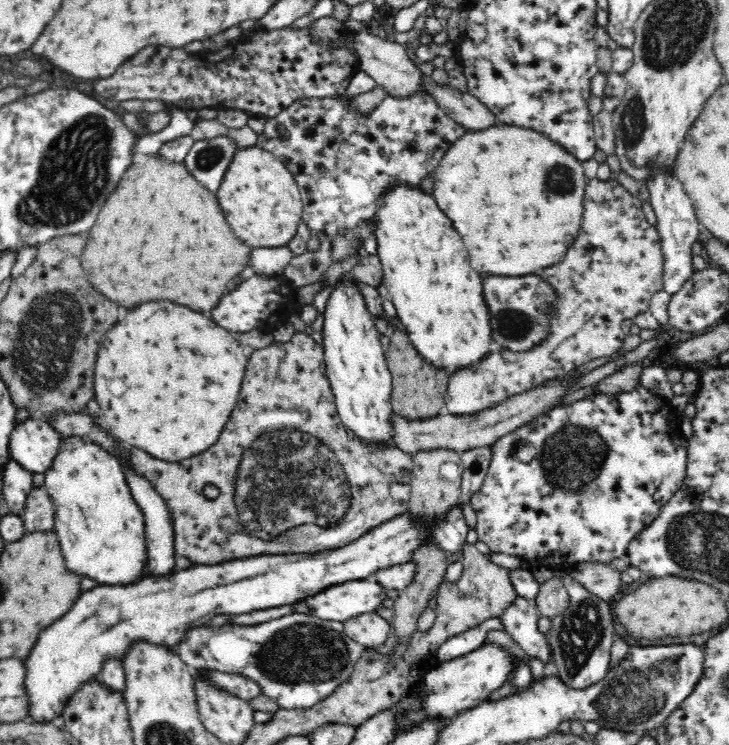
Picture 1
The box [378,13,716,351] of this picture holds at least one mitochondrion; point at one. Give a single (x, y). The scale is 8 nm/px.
(632, 123)

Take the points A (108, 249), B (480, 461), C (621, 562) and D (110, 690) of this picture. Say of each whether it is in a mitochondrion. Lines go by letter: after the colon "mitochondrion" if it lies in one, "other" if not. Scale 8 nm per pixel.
A: other
B: other
C: other
D: other

